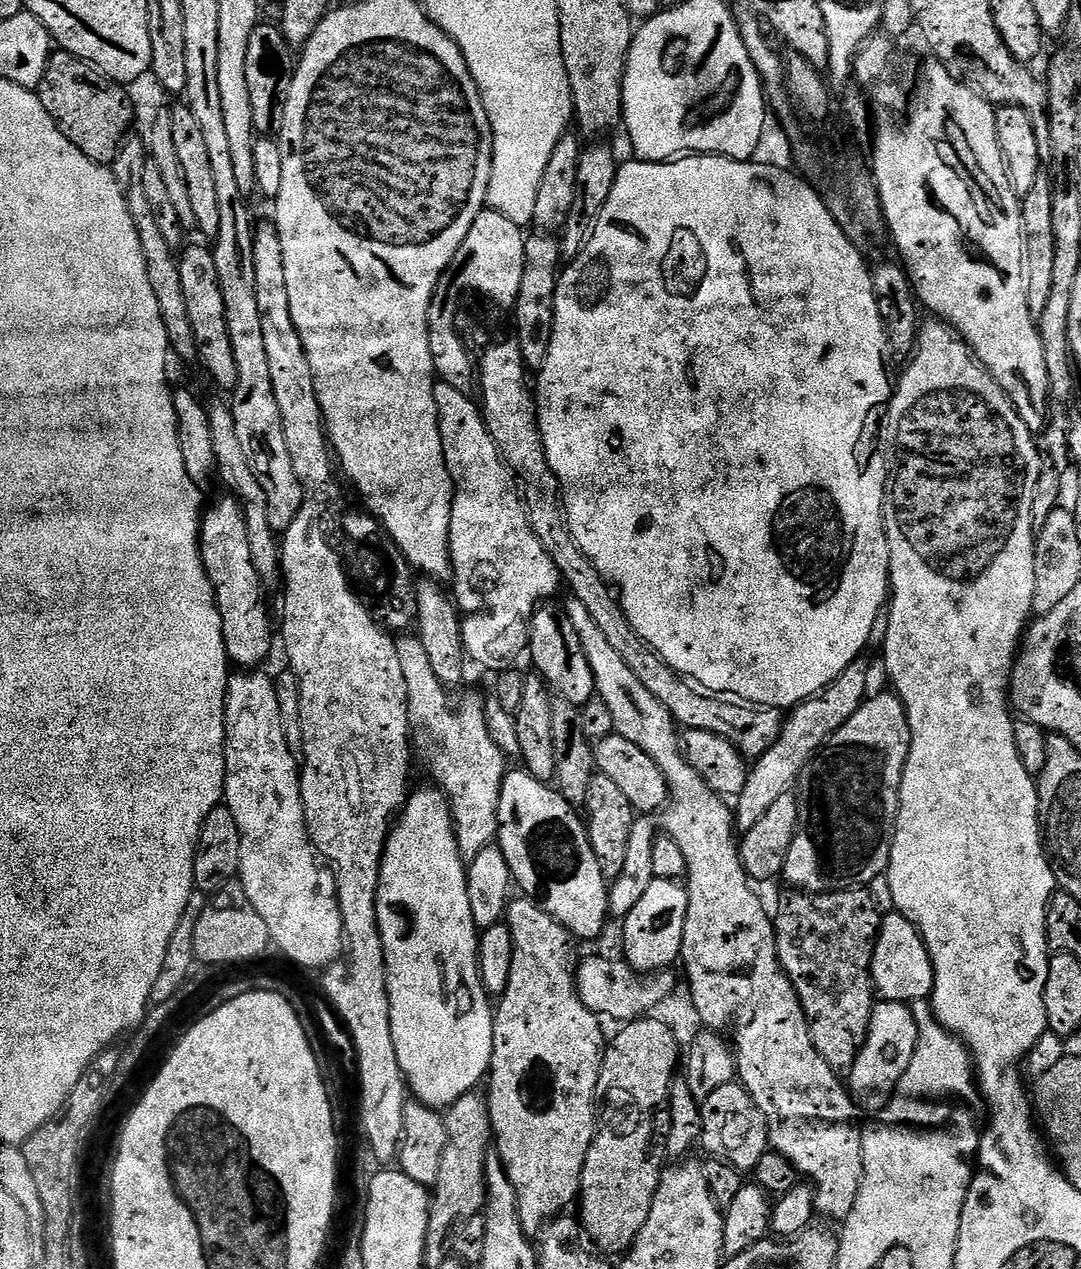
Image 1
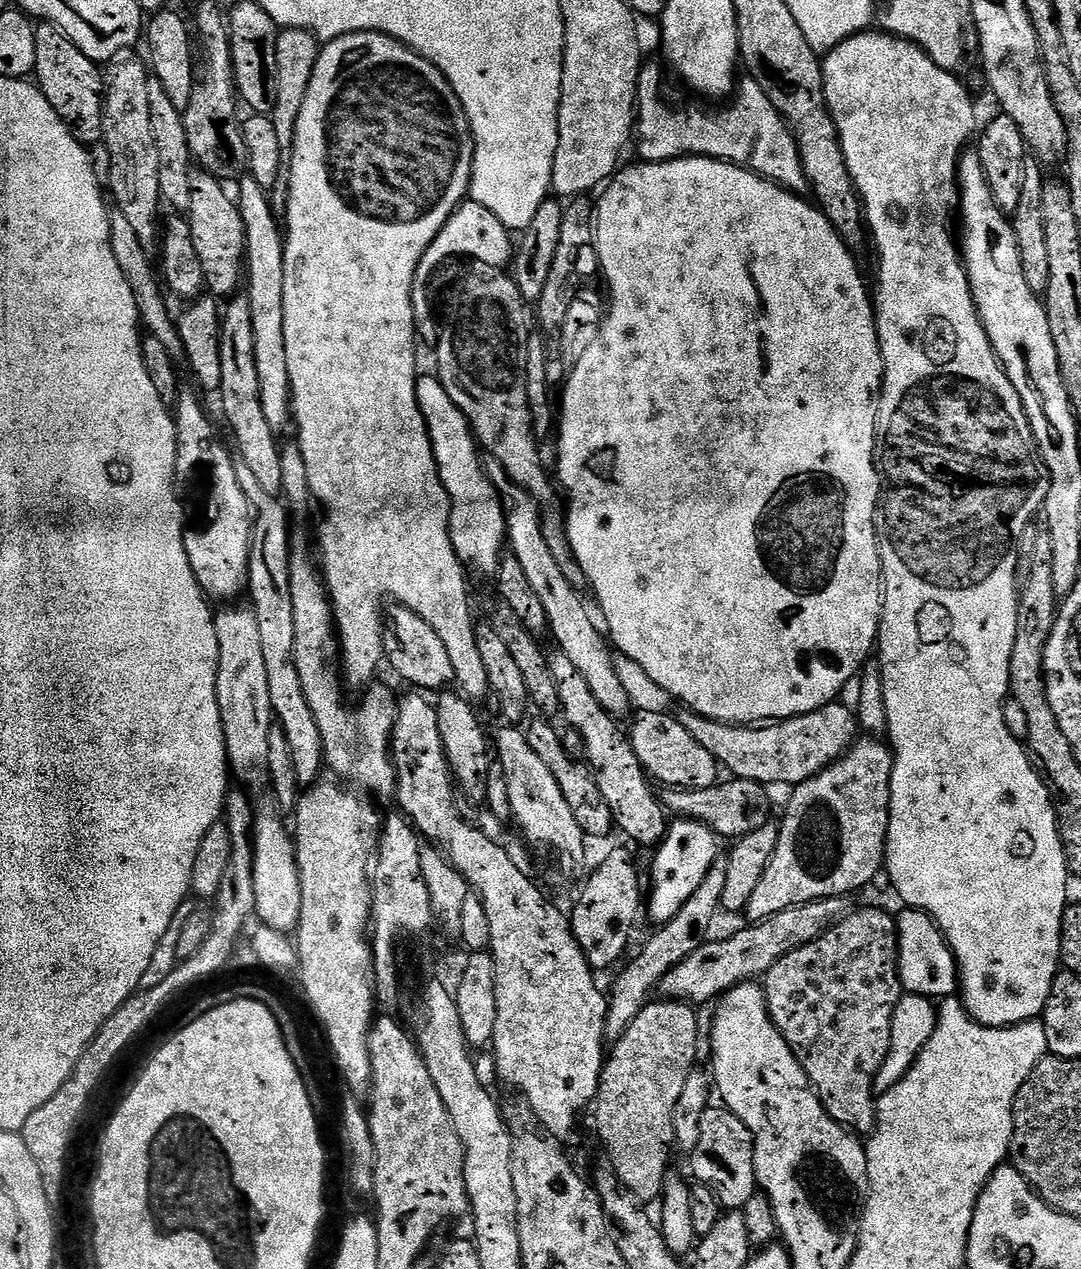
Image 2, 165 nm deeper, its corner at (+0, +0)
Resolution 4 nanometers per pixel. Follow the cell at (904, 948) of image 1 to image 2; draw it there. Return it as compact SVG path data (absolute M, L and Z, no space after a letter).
M905 907L903 911L901 916L895 917L901 989L913 996L929 998L953 995L958 988L958 969L952 947L941 934L939 926L925 912L909 907Z

